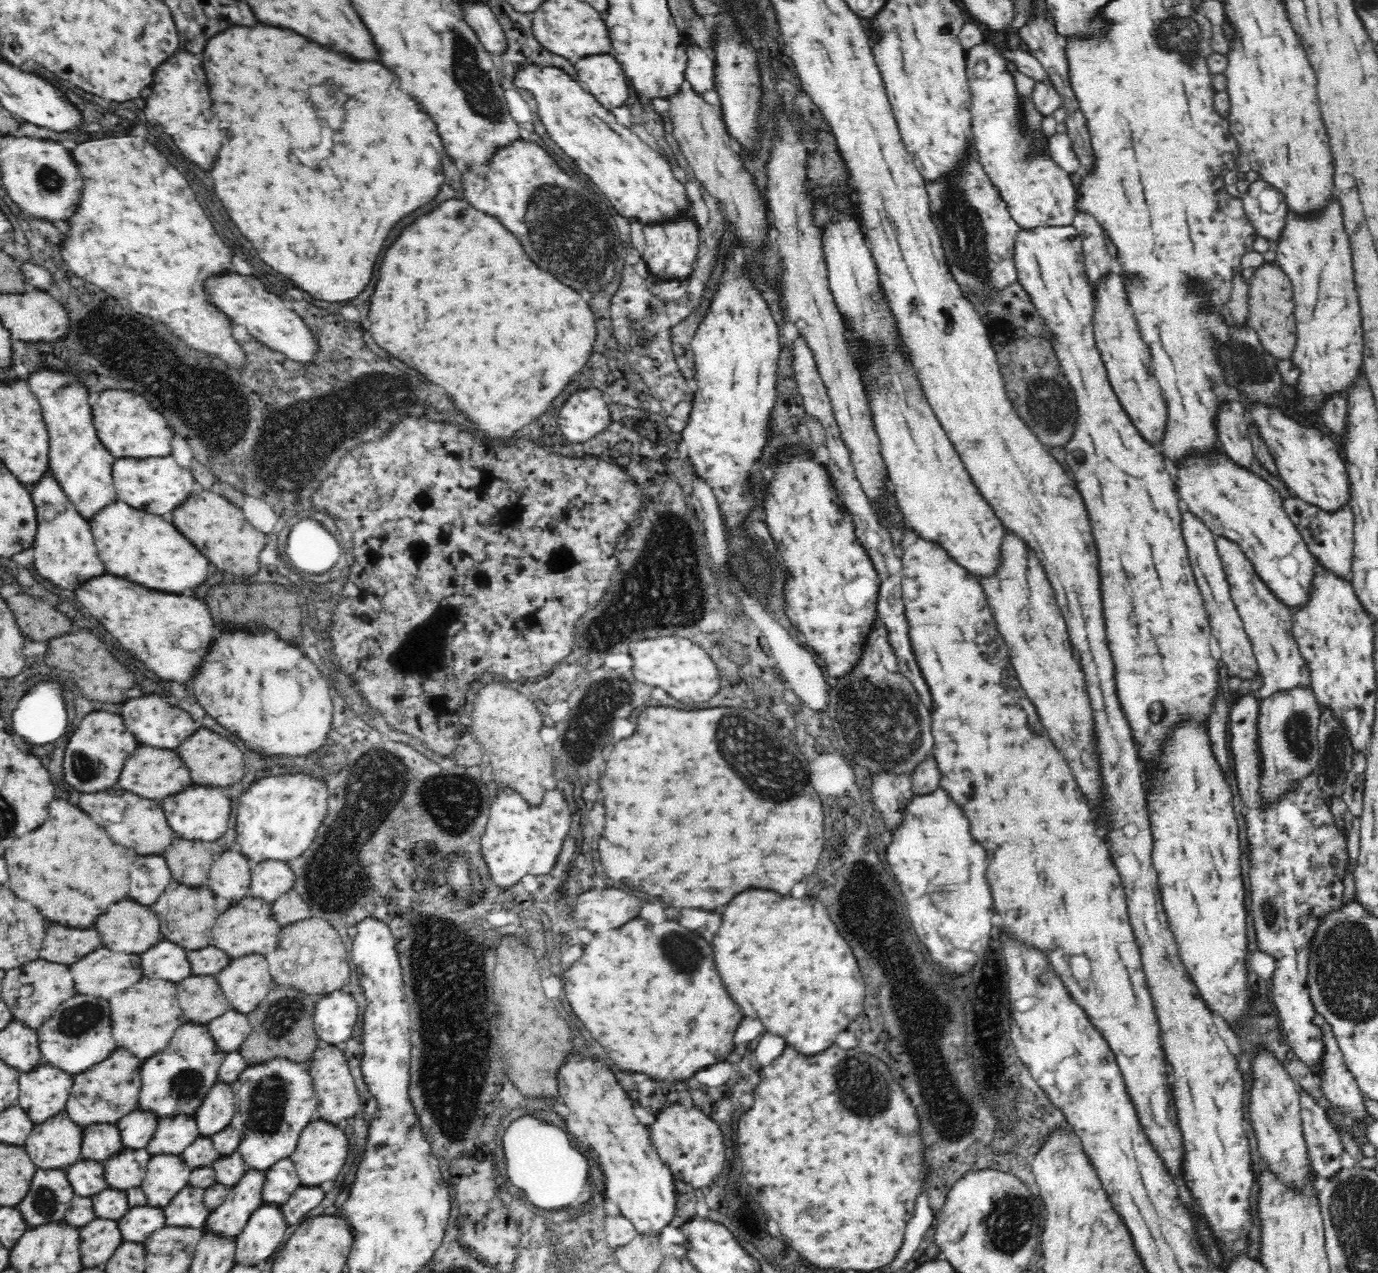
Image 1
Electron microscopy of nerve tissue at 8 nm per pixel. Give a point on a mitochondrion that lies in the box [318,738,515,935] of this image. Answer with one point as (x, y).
(353, 879)

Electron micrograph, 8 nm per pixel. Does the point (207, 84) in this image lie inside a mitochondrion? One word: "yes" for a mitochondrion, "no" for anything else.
no

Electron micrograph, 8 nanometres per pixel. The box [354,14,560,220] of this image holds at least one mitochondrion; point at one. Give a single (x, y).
(477, 88)

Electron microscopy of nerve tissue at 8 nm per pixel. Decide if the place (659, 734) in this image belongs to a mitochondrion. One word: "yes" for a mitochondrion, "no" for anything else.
no

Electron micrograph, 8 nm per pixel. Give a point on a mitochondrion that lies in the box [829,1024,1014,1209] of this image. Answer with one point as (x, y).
(863, 1090)

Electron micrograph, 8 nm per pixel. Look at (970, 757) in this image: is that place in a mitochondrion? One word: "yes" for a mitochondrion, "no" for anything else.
no

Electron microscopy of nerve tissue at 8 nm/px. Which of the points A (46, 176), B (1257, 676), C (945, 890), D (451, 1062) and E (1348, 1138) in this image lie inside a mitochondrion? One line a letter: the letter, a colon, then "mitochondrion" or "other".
A: mitochondrion
B: other
C: mitochondrion
D: mitochondrion
E: other

